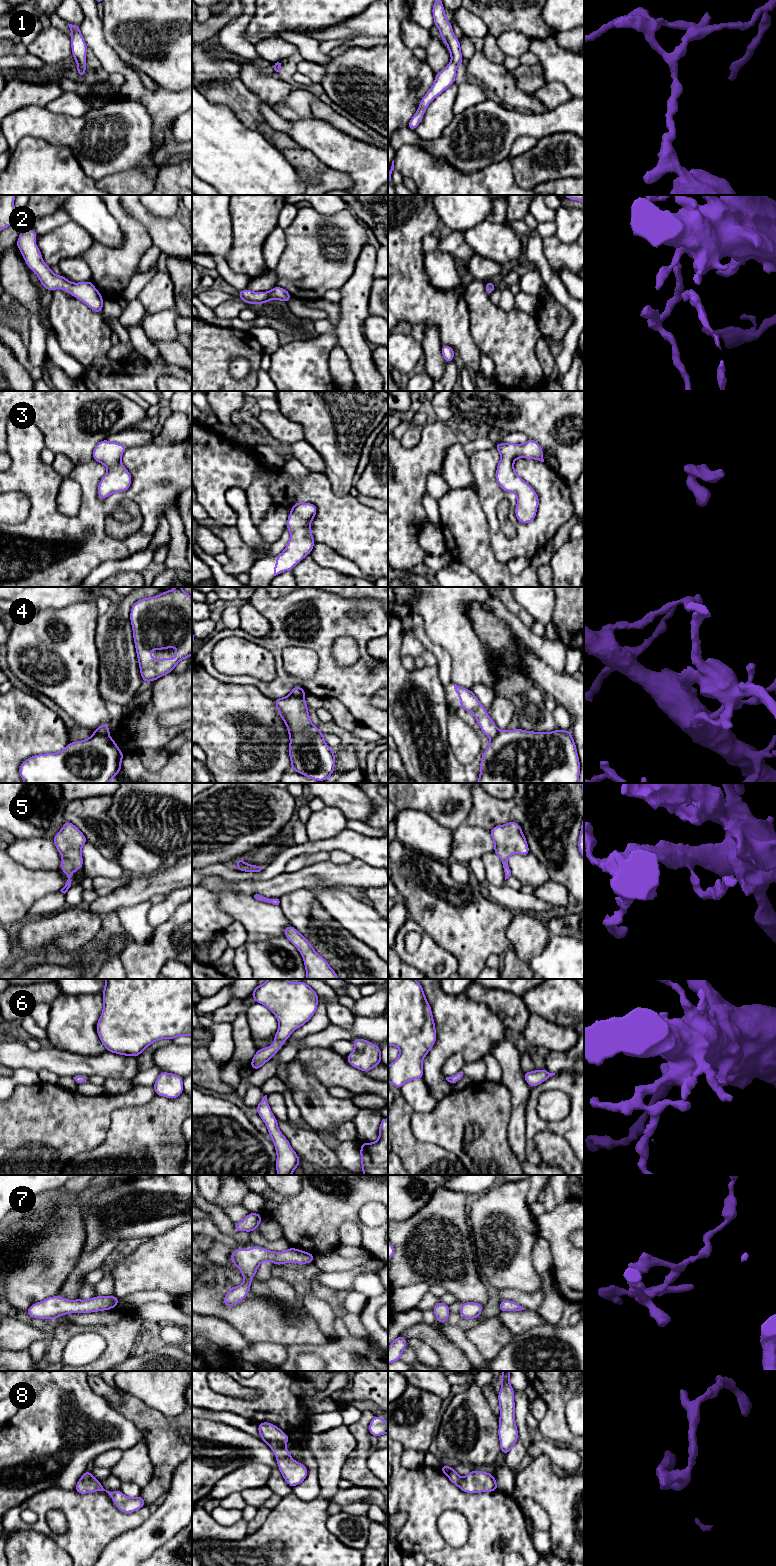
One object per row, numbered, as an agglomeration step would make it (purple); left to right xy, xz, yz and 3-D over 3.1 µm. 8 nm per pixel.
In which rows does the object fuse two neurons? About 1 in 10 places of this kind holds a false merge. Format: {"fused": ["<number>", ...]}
{"fused": ["4"]}

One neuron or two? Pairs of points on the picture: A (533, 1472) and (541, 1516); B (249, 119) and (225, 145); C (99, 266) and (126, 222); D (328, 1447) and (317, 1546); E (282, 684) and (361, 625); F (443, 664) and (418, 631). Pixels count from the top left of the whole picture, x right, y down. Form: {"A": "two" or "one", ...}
{"A": "two", "B": "two", "C": "one", "D": "one", "E": "one", "F": "one"}

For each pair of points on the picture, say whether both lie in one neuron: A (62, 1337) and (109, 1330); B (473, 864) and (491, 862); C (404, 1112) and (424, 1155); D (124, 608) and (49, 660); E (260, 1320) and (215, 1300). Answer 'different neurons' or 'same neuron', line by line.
A: same neuron
B: different neurons
C: same neuron
D: different neurons
E: same neuron

